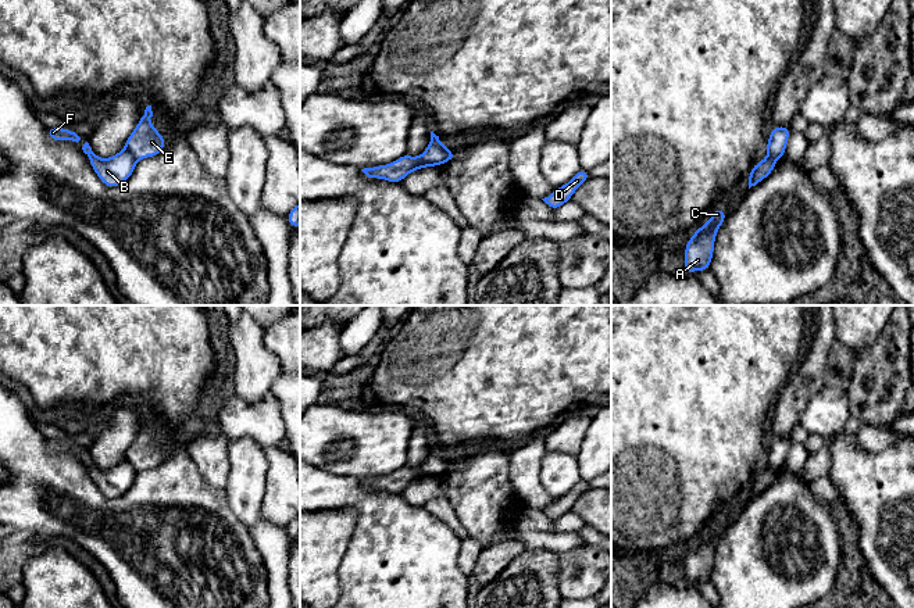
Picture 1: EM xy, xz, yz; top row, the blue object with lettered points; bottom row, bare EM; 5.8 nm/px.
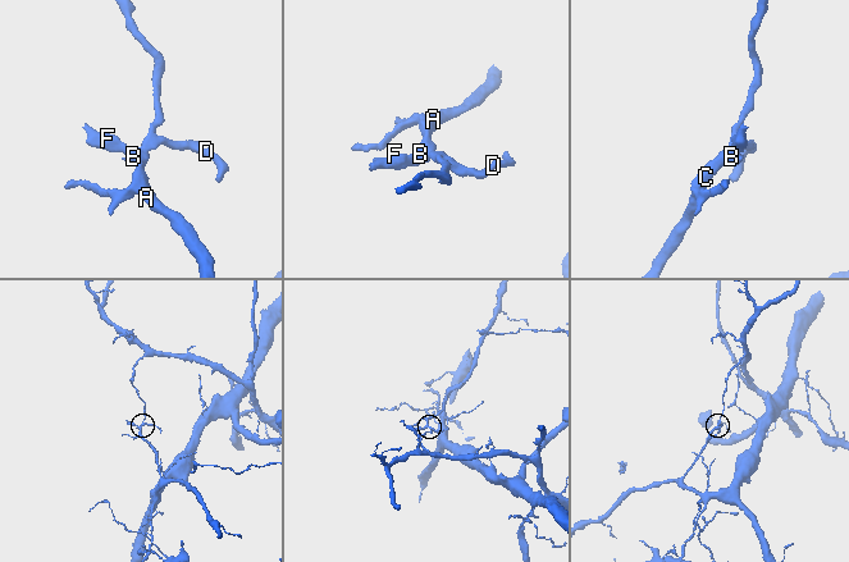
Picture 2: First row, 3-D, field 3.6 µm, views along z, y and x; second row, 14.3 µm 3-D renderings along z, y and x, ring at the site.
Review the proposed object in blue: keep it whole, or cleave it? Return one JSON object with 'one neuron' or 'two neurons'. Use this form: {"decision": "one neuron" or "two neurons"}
{"decision": "two neurons"}

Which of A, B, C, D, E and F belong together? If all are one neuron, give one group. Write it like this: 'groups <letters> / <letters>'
groups A B C F / D E

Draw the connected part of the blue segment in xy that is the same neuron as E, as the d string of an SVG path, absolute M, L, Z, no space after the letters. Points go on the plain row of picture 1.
M147 416L143 428L139 430L136 439L125 453L125 459L136 472L147 468L156 468L165 458L165 450L149 432L151 428L151 416Z

